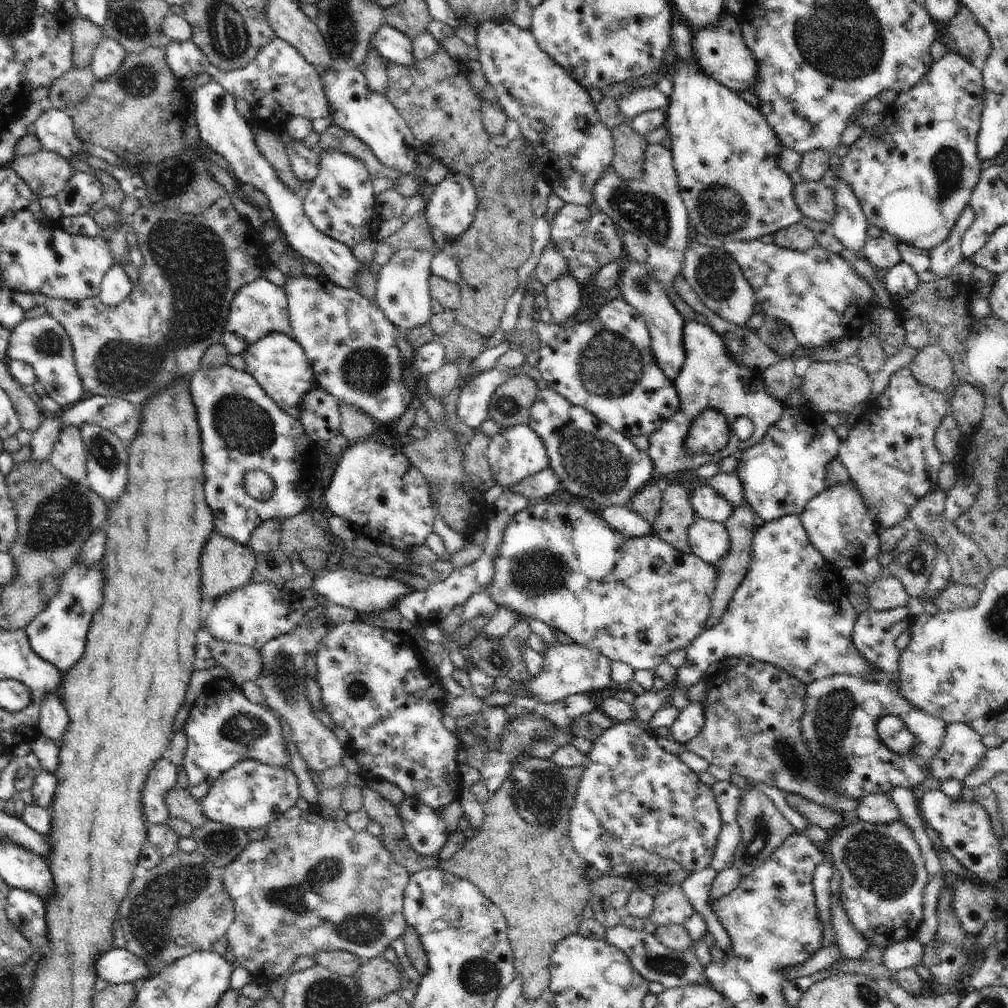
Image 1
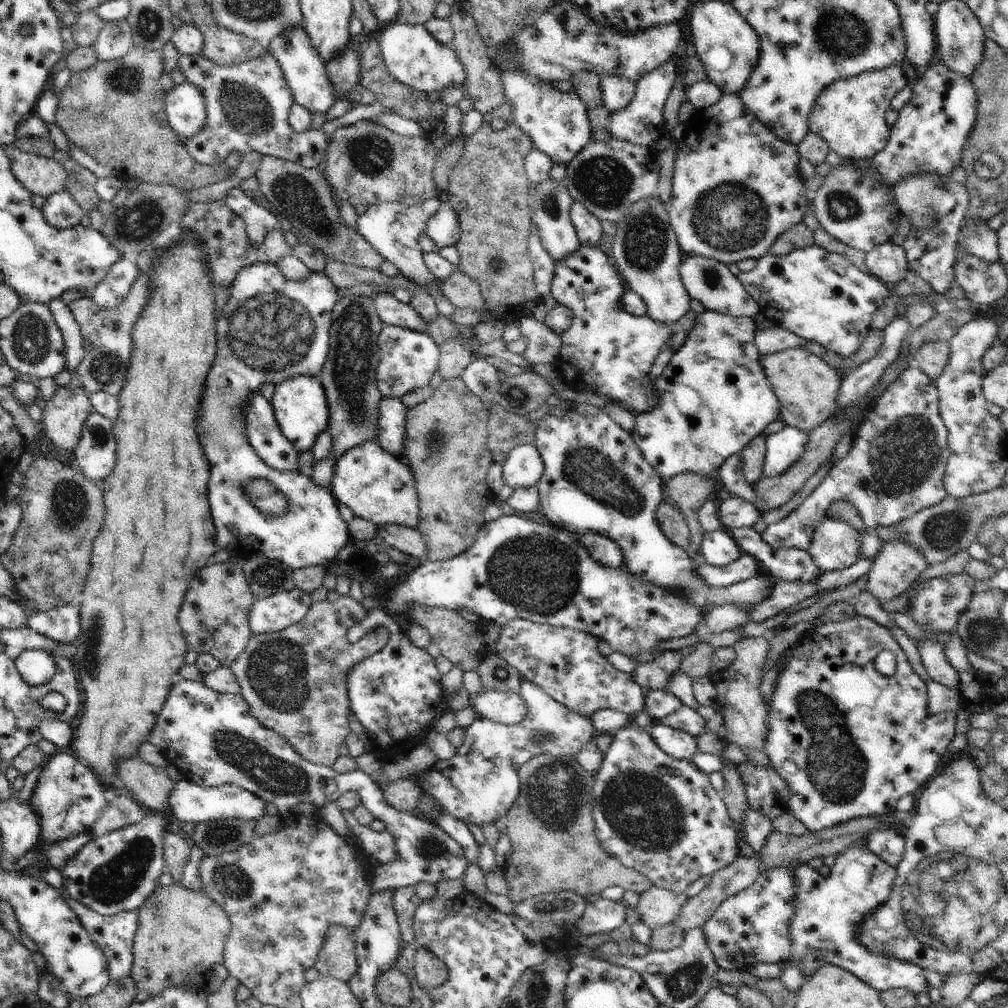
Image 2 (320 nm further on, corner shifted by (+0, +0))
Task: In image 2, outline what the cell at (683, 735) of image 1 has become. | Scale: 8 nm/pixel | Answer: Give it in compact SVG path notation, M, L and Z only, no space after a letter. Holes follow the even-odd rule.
M659 722L653 726L649 734L661 750L679 760L691 761L692 756L697 754L699 750L696 737L682 730L662 725Z

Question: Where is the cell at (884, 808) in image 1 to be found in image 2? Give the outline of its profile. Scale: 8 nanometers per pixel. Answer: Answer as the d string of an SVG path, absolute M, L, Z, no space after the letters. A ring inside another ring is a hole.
M896 829L876 830L868 836L867 848L878 858L898 867L905 852L905 836Z

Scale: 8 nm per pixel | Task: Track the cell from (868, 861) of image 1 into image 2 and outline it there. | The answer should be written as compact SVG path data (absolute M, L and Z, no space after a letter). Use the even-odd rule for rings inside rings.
M850 846L836 858L827 878L821 877L818 871L813 870L808 865L800 865L798 868L794 868L794 875L796 876L796 914L794 914L790 926L792 958L785 965L782 965L783 967L798 964L802 974L813 976L823 965L832 964L848 970L861 982L868 984L881 994L889 989L896 988L906 988L916 995L920 992L929 992L931 987L925 977L924 968L920 968L912 962L896 960L892 956L872 954L864 948L864 944L860 944L860 932L862 932L860 924L864 922L864 918L876 911L876 908L880 908L888 902L897 876L896 867L890 866L888 862L878 858L868 848Z

